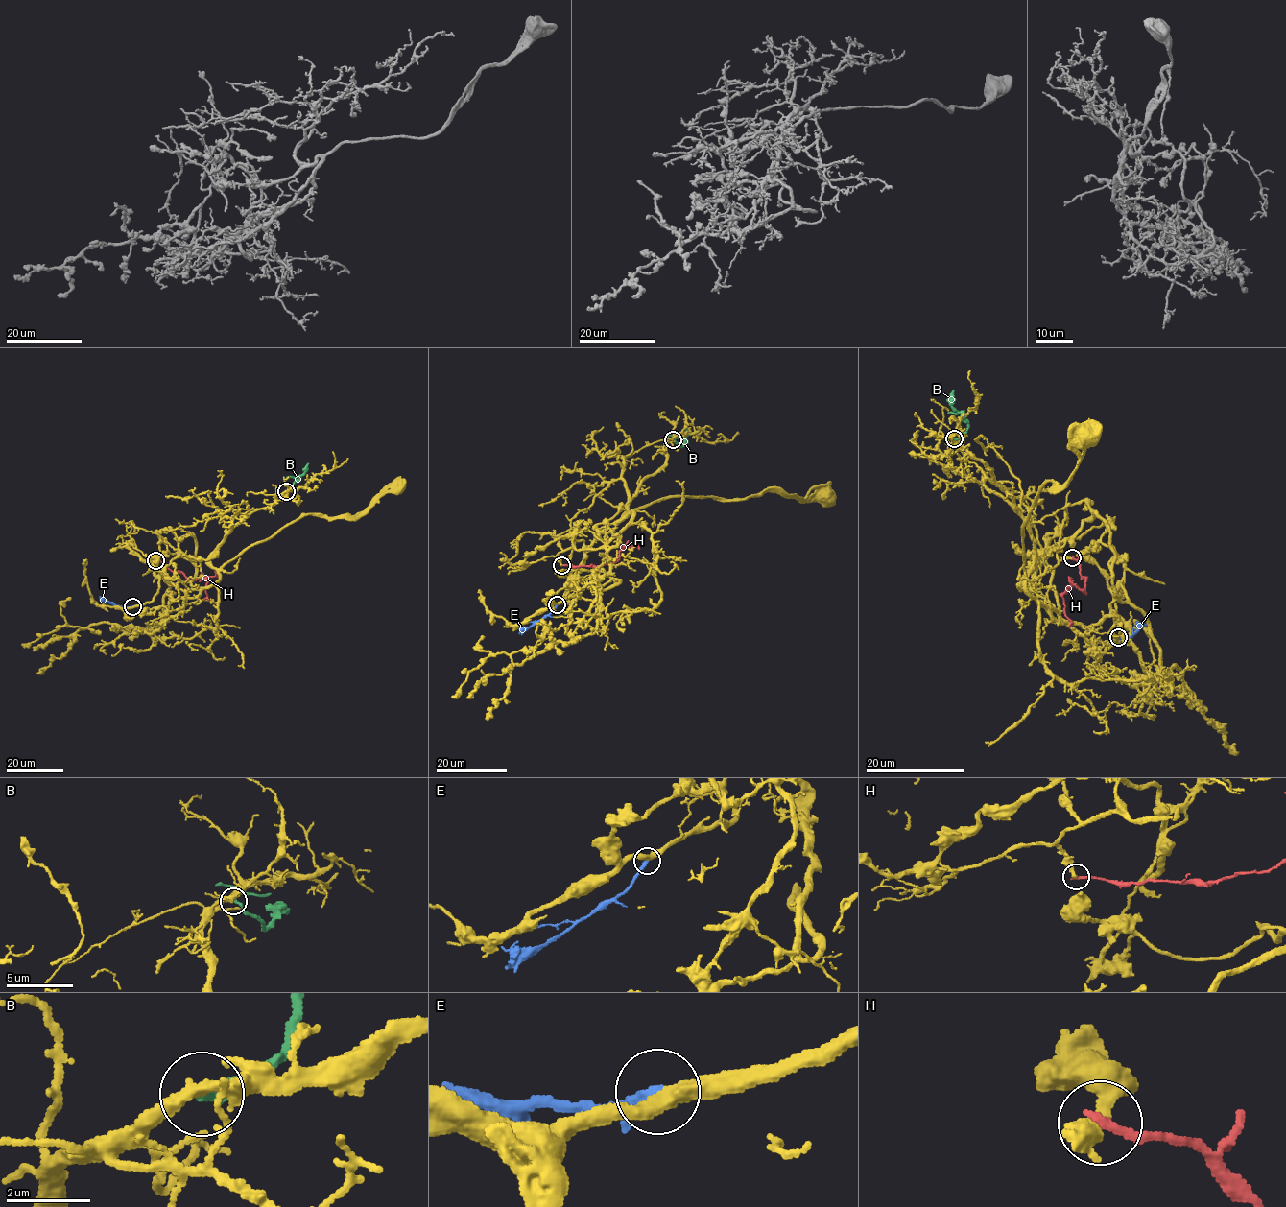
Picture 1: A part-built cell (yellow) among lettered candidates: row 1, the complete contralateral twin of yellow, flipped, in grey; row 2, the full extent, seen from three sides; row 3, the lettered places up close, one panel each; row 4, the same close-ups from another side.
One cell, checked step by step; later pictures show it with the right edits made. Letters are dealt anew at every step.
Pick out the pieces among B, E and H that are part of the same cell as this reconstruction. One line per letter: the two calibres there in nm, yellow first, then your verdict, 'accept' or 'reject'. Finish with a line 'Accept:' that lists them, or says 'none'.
B: 320/200 nm | reject
E: 360/260 nm | reject
H: 170/240 nm | reject
Accept: none

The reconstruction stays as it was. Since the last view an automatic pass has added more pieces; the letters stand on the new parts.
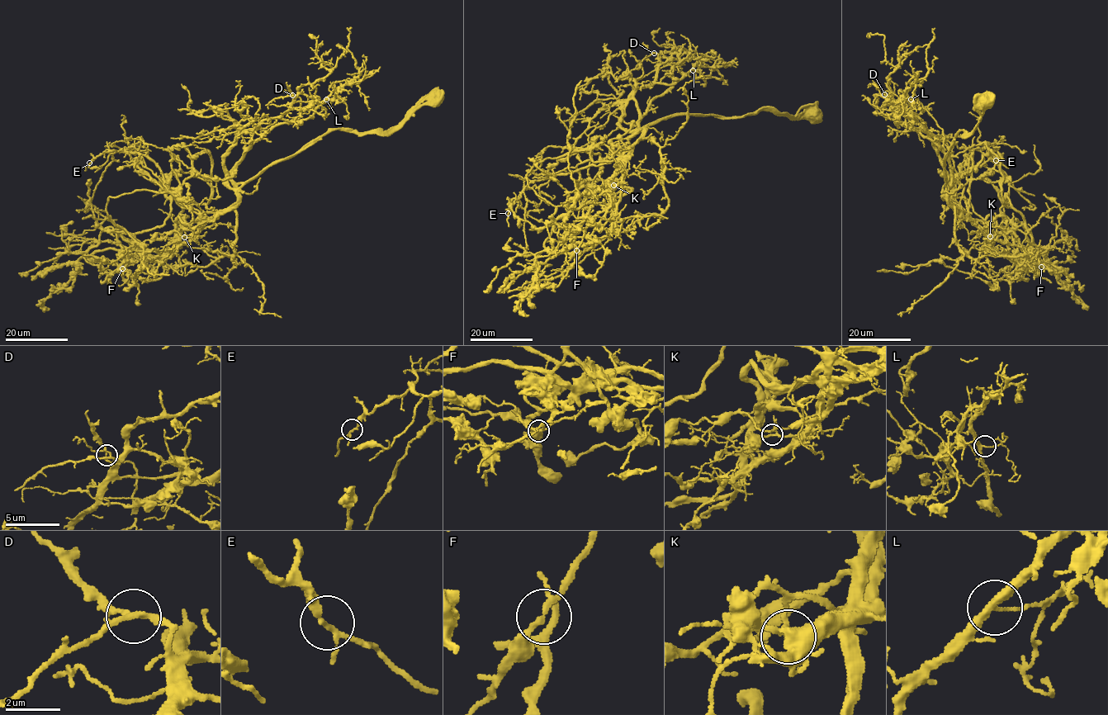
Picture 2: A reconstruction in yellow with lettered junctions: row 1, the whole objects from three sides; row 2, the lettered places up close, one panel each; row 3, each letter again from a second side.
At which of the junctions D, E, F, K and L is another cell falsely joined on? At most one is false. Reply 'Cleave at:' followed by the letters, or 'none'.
Cleave at: K

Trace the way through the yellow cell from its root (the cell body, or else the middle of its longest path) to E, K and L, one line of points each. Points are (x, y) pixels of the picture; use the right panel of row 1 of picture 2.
E: (984, 101), (975, 129), (956, 132), (944, 158), (955, 209), (968, 209), (971, 149), (996, 159)
K: (984, 101), (975, 129), (966, 134), (956, 132), (943, 169), (947, 199), (959, 215), (990, 236)
L: (984, 101), (975, 129), (956, 132), (944, 158), (946, 182), (931, 138), (912, 125), (911, 99)

